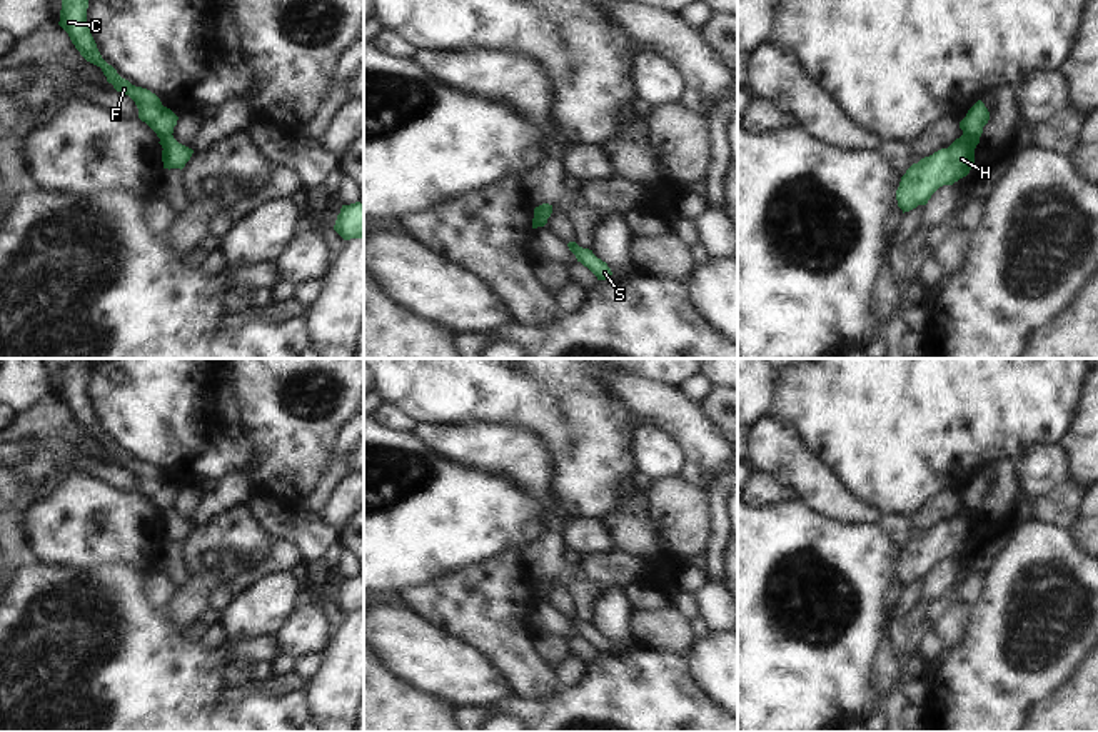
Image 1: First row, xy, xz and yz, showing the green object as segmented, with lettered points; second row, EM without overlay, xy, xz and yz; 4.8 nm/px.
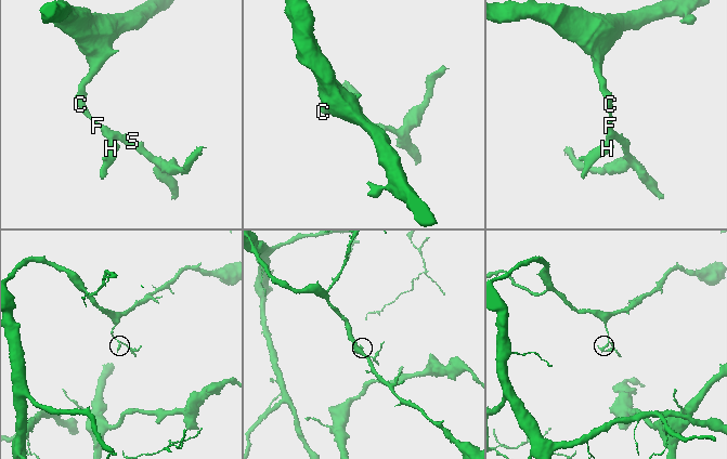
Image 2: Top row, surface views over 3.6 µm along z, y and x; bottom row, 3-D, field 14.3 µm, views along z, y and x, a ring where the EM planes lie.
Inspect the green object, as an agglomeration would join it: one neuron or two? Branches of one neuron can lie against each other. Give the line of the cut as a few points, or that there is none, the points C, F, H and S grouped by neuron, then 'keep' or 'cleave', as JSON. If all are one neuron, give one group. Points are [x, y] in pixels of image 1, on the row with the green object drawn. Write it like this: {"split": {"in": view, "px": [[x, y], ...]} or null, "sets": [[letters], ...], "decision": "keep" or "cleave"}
{"split": {"in": "yz", "px": [[963, 132], [978, 140]]}, "sets": [["C", "F", "S"], ["H"]], "decision": "cleave"}

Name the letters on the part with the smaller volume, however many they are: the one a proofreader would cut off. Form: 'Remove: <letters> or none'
Remove: H

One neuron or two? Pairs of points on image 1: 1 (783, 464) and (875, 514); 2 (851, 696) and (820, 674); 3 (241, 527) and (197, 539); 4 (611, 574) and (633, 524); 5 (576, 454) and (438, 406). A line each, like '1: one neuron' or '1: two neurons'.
1: one neuron
2: one neuron
3: one neuron
4: two neurons
5: one neuron

